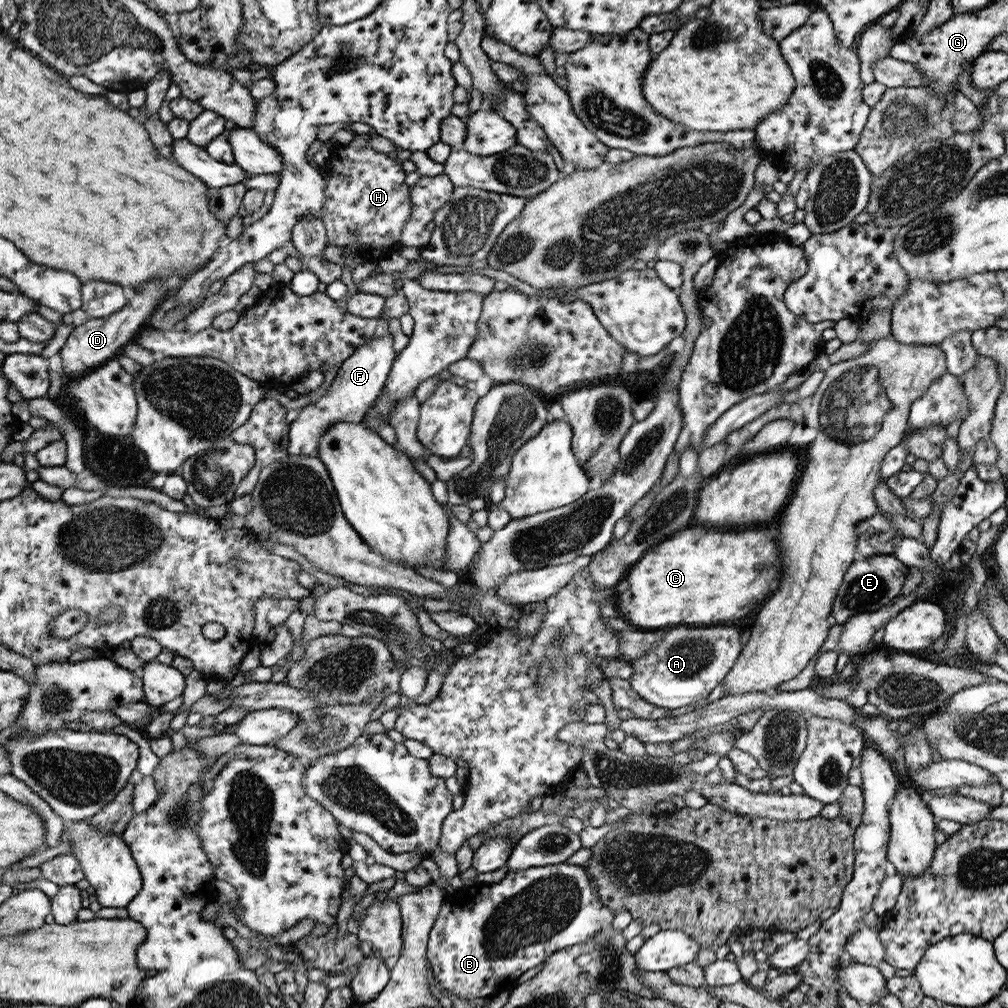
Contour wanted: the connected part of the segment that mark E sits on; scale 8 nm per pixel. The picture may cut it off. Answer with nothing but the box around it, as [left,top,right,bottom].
[830,555,910,624]

